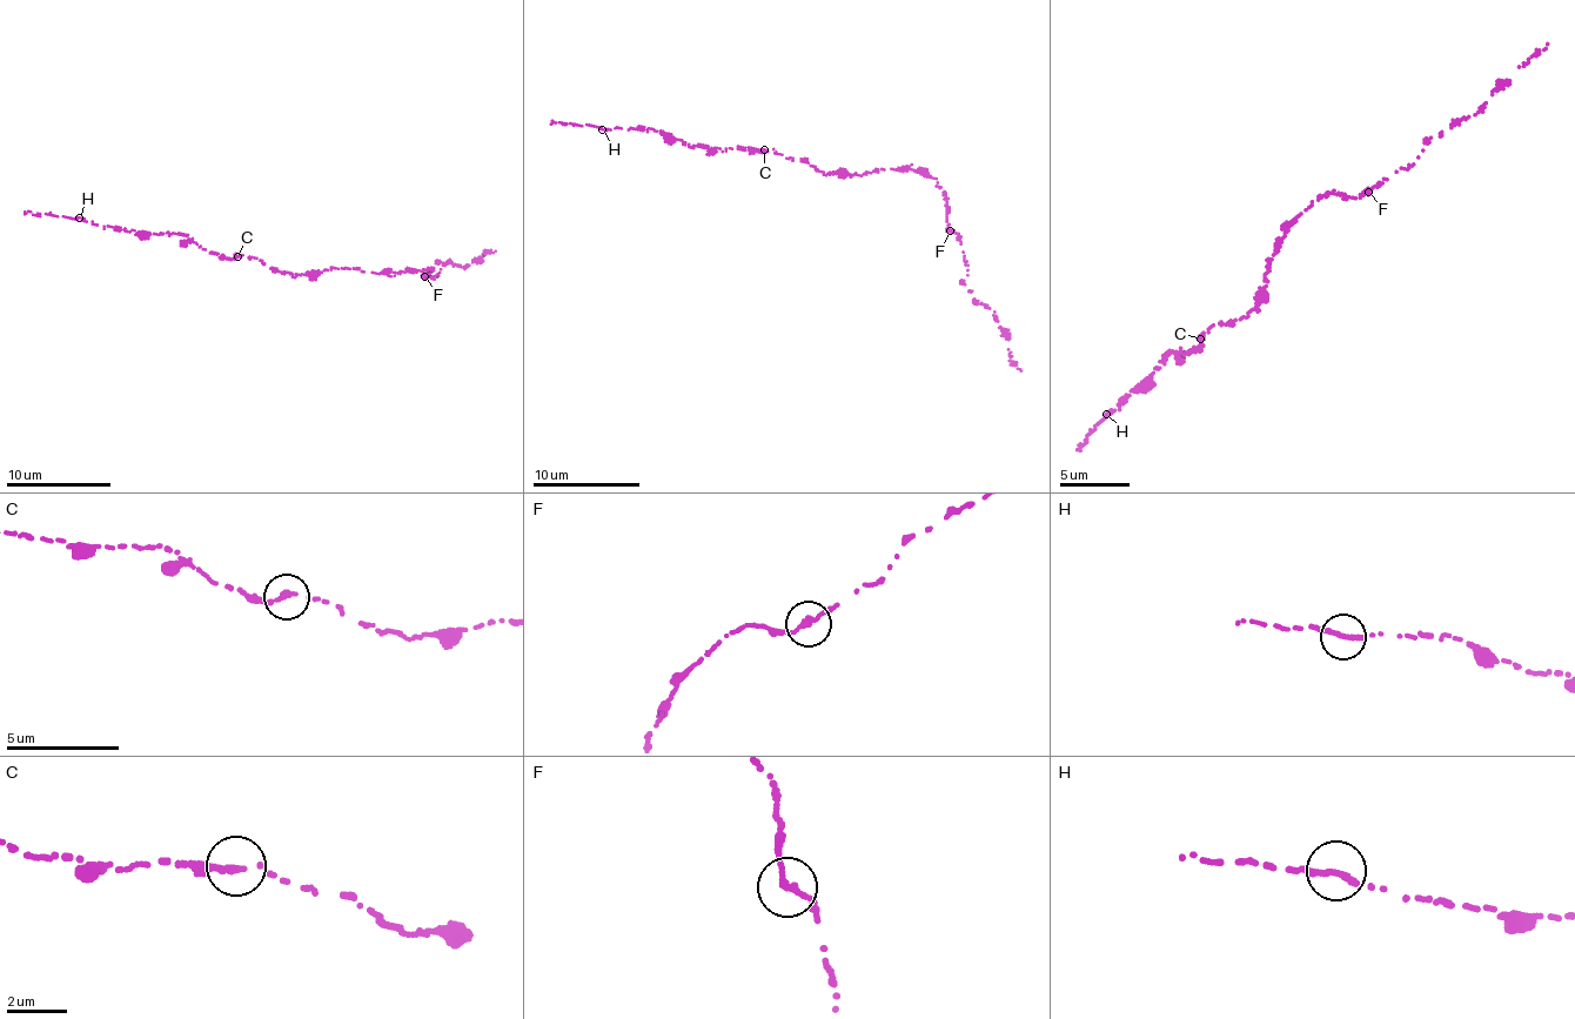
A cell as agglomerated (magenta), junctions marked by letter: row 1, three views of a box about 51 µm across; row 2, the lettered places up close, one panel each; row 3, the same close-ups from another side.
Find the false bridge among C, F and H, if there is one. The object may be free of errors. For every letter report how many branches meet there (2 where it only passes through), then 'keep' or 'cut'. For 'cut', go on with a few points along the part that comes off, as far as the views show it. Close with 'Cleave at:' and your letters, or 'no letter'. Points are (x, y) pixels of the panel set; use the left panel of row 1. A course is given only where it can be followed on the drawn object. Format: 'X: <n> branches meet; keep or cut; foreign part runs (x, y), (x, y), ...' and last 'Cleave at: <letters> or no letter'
C: 2 branches meet; keep
F: 2 branches meet; keep
H: 2 branches meet; keep
Cleave at: no letter

